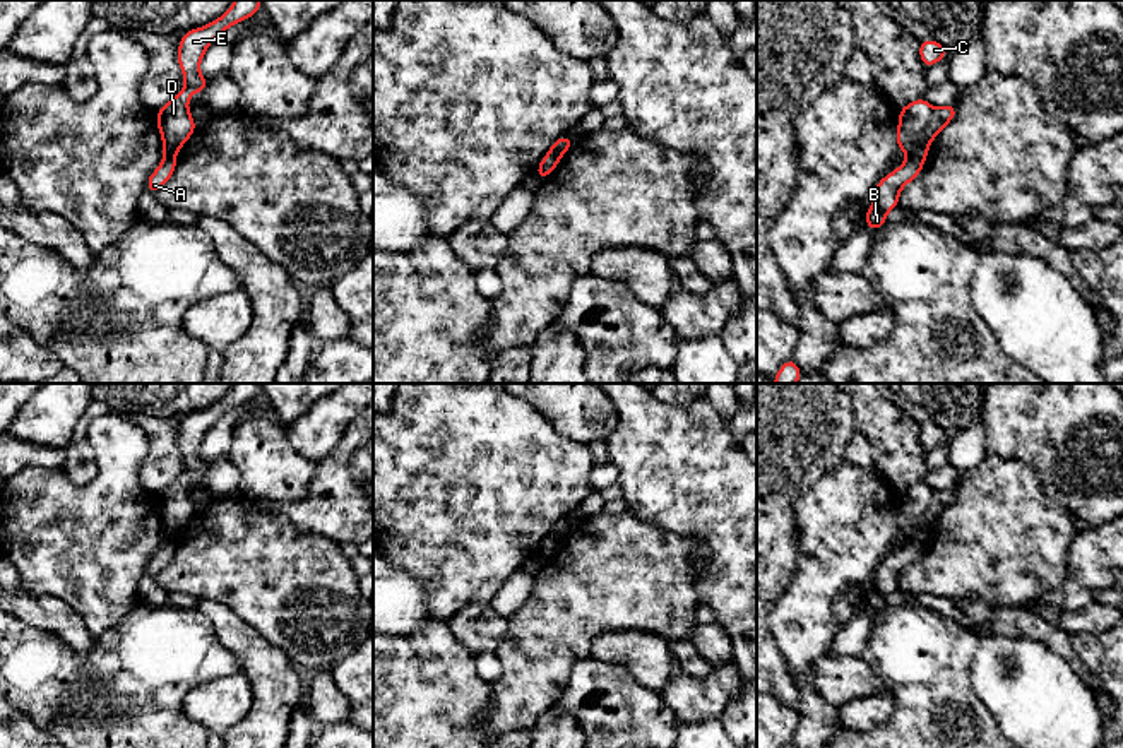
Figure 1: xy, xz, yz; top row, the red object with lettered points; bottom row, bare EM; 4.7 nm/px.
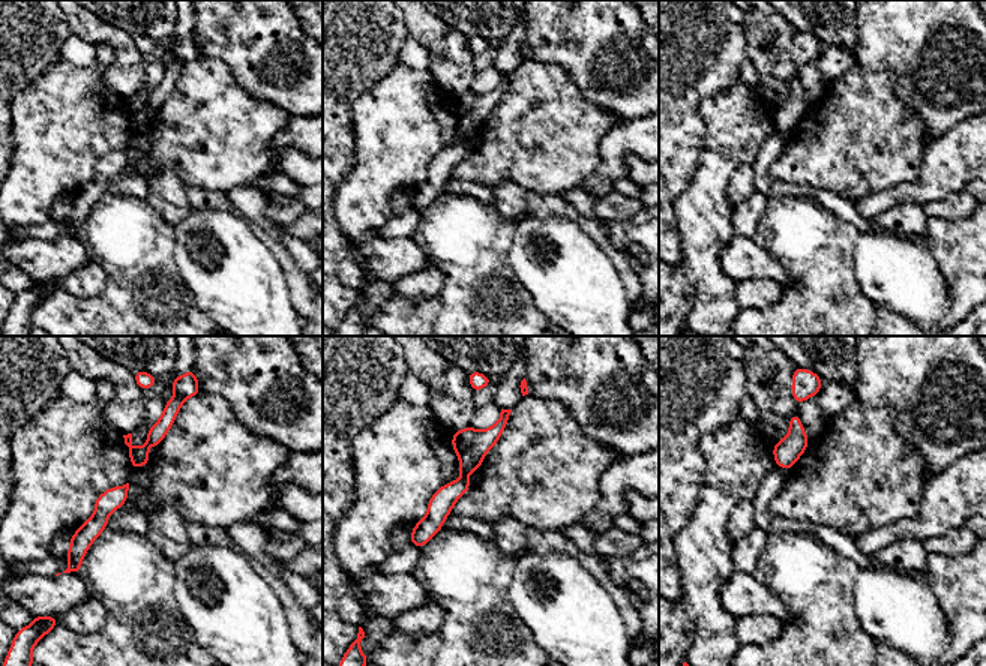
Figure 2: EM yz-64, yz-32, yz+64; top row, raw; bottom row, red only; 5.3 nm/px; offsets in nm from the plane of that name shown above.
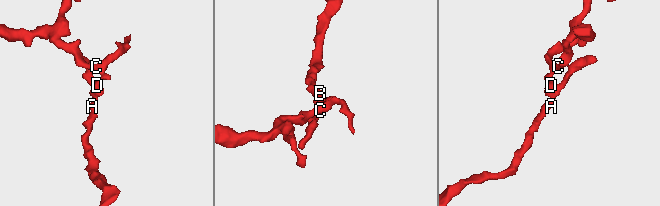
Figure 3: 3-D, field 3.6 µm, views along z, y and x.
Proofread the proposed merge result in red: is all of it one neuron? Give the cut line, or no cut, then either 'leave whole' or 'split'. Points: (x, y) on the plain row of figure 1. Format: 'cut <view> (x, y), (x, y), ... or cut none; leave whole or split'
cut yz (935, 492), (908, 538); split

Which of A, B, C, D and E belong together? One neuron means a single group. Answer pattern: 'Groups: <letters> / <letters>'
Groups: A B / C D E

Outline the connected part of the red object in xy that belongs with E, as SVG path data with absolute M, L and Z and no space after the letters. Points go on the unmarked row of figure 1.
M235 383L219 402L204 411L183 416L176 442L185 460L185 469L156 496L159 517L169 534L178 536L197 512L188 495L188 483L193 476L207 472L207 462L199 454L205 433L228 411L247 404L260 392L260 383Z

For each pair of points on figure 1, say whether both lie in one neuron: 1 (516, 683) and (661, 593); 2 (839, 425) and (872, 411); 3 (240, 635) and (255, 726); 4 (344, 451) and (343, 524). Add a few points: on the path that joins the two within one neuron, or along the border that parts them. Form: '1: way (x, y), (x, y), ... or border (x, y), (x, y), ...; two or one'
1: way (552, 647), (606, 593), (625, 593); one
2: border (851, 401), (856, 428); two
3: way (257, 658), (264, 664), (264, 704); one
4: way (341, 469), (341, 505); one

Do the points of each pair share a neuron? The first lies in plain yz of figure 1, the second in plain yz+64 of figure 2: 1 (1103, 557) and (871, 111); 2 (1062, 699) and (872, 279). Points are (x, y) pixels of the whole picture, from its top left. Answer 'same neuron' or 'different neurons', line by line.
1: different neurons
2: same neuron

